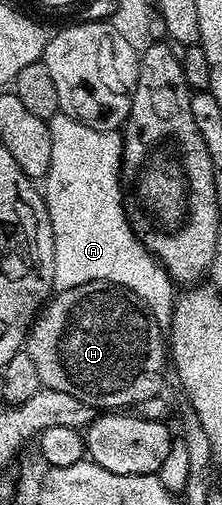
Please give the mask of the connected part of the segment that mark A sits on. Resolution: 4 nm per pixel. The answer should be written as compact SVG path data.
M64 113L53 115L47 122L51 133L51 169L43 180L43 198L53 230L54 288L60 292L88 282L109 282L126 287L143 301L155 322L162 329L167 329L173 320L175 284L163 264L137 240L125 213L121 178L122 136L117 131L88 127Z

